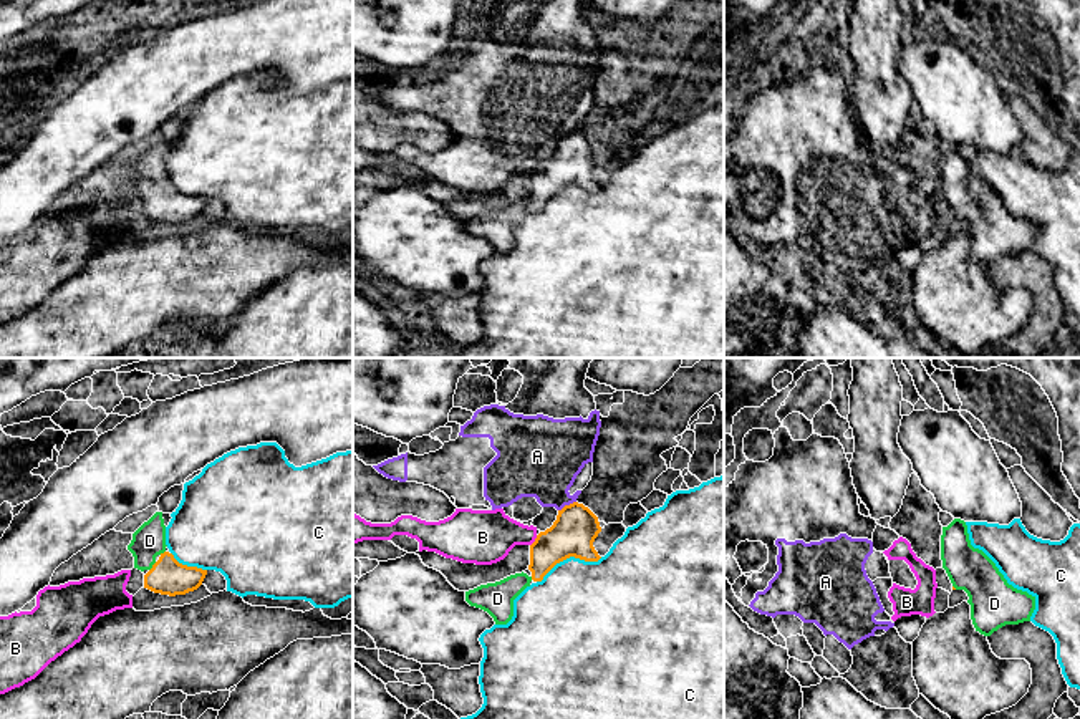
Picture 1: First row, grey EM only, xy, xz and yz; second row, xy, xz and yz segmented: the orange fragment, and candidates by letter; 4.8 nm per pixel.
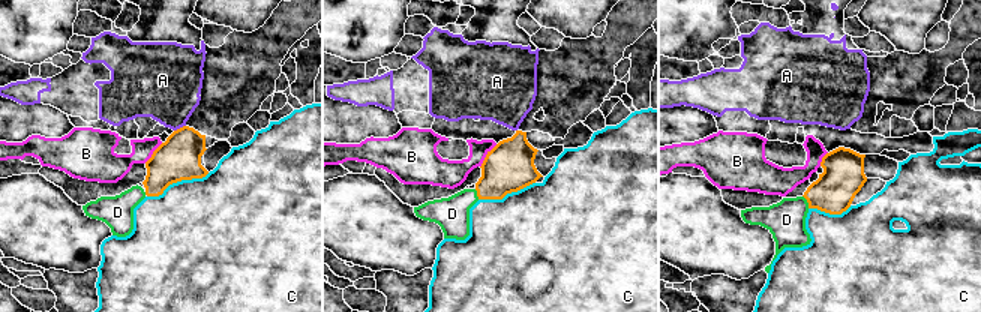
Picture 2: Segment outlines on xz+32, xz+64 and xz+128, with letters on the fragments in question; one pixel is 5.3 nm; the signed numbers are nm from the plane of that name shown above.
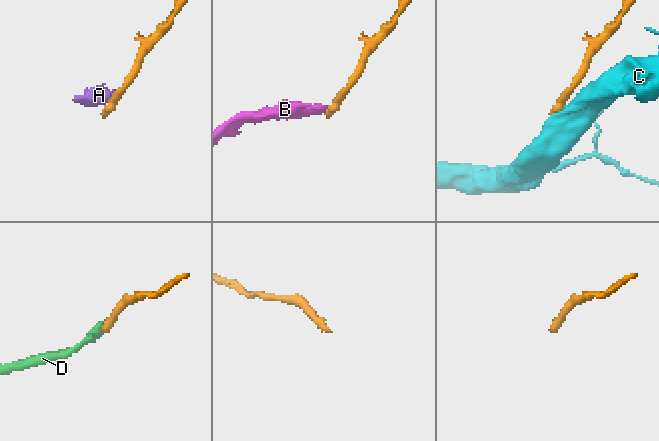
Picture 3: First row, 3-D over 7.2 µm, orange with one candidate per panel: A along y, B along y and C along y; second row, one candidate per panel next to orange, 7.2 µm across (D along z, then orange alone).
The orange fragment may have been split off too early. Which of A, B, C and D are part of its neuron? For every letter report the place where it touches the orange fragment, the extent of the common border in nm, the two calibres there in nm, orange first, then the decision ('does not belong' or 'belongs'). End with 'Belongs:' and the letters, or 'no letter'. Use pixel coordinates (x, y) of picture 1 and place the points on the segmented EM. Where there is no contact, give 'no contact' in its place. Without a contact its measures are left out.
A: xz (567, 506) | 100 nm | 220/360 nm | does not belong
B: xz (535, 540) | 70 nm | 220/260 nm | does not belong
C: xz (568, 557) | 340 nm | 220/460 nm | does not belong
D: xy (153, 567) | 60 nm | 180/160 nm | belongs
Belongs: D

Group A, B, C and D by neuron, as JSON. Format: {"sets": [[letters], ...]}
{"sets": [["A", "B"], ["C"], ["D"]]}

